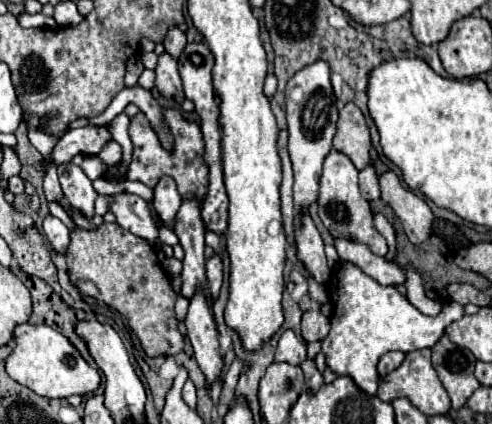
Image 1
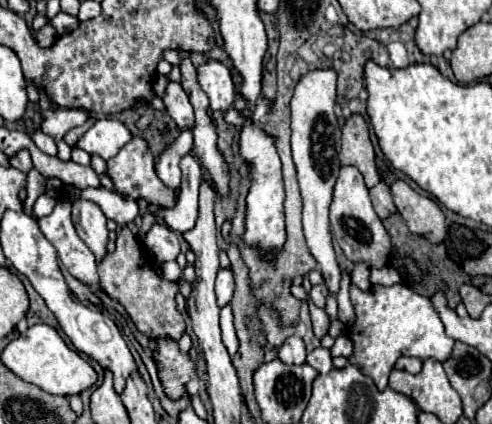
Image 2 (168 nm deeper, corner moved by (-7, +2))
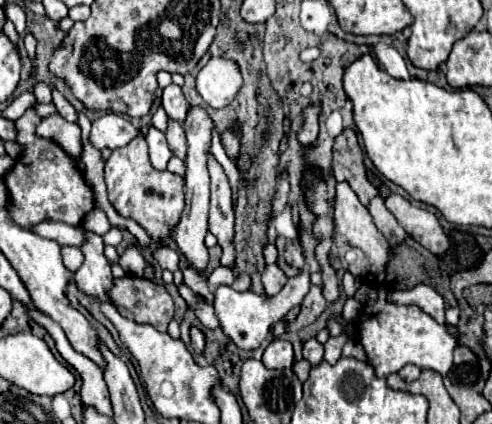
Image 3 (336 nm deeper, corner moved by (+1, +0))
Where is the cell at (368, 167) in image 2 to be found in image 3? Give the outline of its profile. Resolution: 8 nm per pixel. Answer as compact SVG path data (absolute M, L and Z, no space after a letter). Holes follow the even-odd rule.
M344 129L334 139L334 159L332 159L332 171L336 181L346 181L362 201L362 205L368 205L372 197L378 195L378 189L368 181L366 167L364 167L364 155L358 143L358 135L354 129Z

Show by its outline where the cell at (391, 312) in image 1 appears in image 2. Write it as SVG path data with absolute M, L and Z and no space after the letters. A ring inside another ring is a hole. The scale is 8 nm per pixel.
M402 283L392 287L374 285L370 293L364 293L352 285L350 301L356 311L356 321L350 327L350 339L354 341L354 355L350 357L350 363L358 365L366 375L370 375L378 389L388 387L388 375L402 355L418 359L432 357L440 363L450 357L454 339L444 333L444 325L428 297L414 293Z

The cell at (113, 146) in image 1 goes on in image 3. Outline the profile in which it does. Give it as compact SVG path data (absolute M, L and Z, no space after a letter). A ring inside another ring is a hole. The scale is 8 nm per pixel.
M142 135L112 151L104 165L104 181L108 187L108 199L120 215L138 221L154 241L172 235L172 227L178 223L184 209L184 179L170 171L156 171L150 165L148 145Z

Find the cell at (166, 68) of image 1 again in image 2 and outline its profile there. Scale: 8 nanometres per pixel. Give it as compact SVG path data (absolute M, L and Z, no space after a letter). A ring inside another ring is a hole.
M170 81L168 89L166 89L164 105L166 105L168 115L174 119L174 123L178 125L180 131L192 129L192 125L194 125L194 111L192 111L188 95L184 93L184 89L182 89L180 83Z

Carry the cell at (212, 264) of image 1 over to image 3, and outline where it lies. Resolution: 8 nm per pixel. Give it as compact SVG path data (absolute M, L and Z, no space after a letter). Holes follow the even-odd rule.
M302 271L300 275L288 279L284 289L274 297L260 297L252 291L238 293L228 285L220 285L220 287L214 289L214 303L212 305L214 305L214 313L216 313L224 333L232 339L232 343L236 343L240 349L256 349L256 347L260 347L260 343L270 333L270 327L276 321L280 321L292 307L302 303L308 289L310 289L308 271Z

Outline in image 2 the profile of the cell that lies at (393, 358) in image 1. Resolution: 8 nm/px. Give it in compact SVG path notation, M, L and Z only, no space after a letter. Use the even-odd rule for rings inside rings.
M400 357L398 363L396 363L396 369L404 369L404 371L416 375L422 369L422 361L416 359L416 357Z

